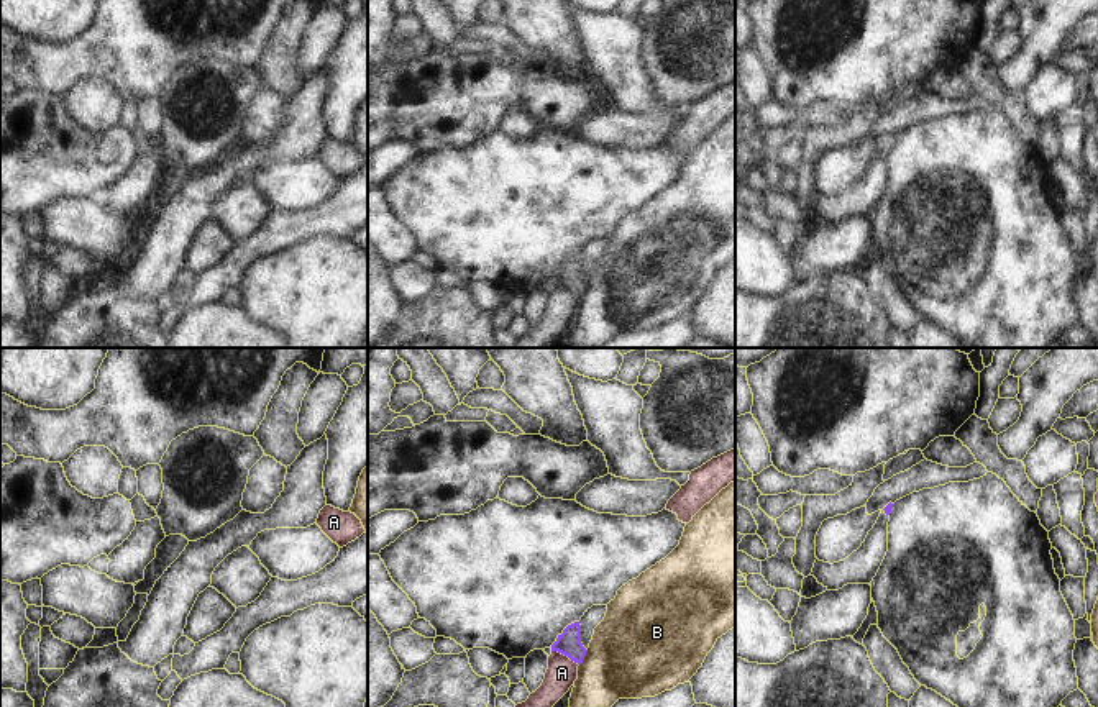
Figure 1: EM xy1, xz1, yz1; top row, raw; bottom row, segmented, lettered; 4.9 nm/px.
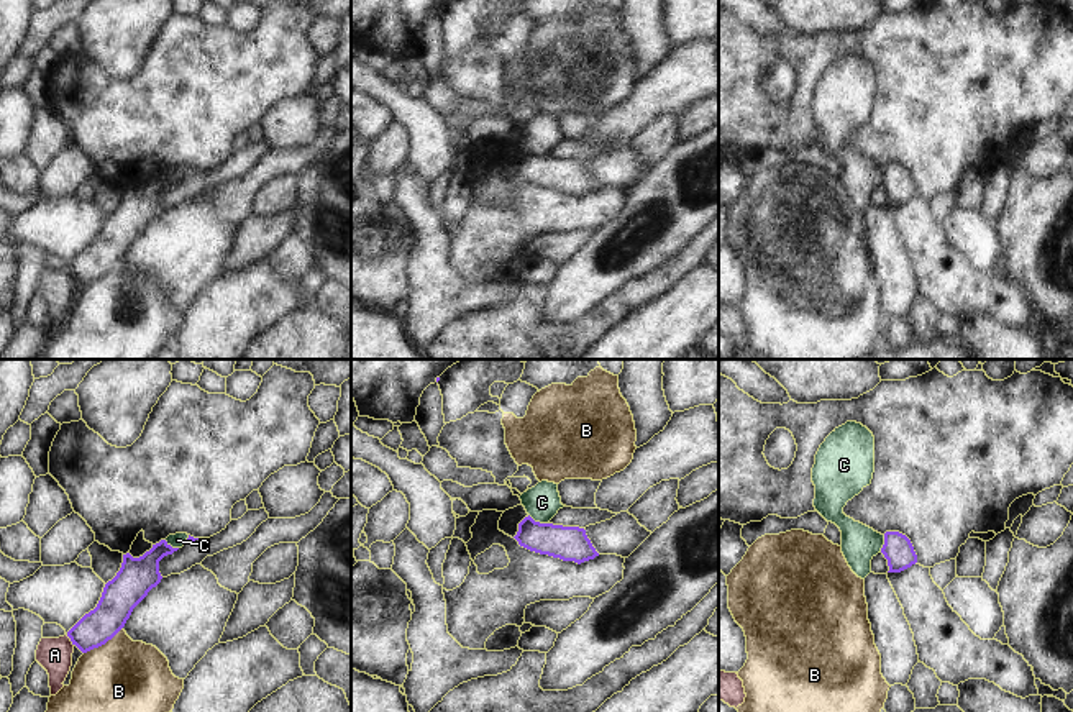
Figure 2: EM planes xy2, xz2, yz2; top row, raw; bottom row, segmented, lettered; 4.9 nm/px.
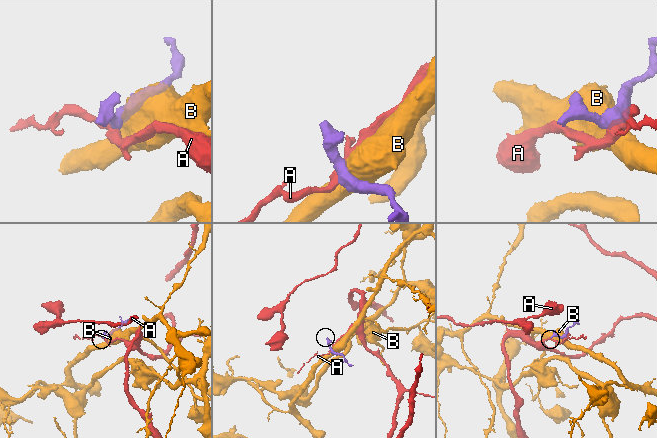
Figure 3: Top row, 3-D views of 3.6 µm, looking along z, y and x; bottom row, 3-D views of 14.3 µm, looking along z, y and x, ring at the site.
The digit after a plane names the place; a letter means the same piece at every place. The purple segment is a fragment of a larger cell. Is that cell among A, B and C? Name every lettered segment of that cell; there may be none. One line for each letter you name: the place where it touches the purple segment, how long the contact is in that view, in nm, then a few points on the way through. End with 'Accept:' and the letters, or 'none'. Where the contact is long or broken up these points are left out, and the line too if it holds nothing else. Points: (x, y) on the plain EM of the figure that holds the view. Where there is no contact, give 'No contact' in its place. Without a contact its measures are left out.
Accept: none.

